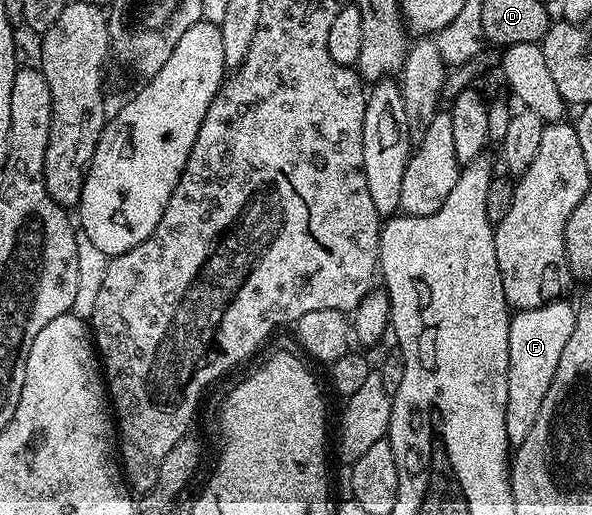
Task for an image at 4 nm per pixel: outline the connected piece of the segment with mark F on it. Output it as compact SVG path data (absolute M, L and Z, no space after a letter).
M557 301L544 302L539 308L518 310L509 319L505 423L509 445L513 448L521 446L531 433L531 424L535 424L535 416L539 416L539 408L543 408L543 396L547 396L547 388L551 388L551 376L555 376L555 368L559 368L559 356L563 356L563 348L567 340L571 340L575 328L576 309Z

